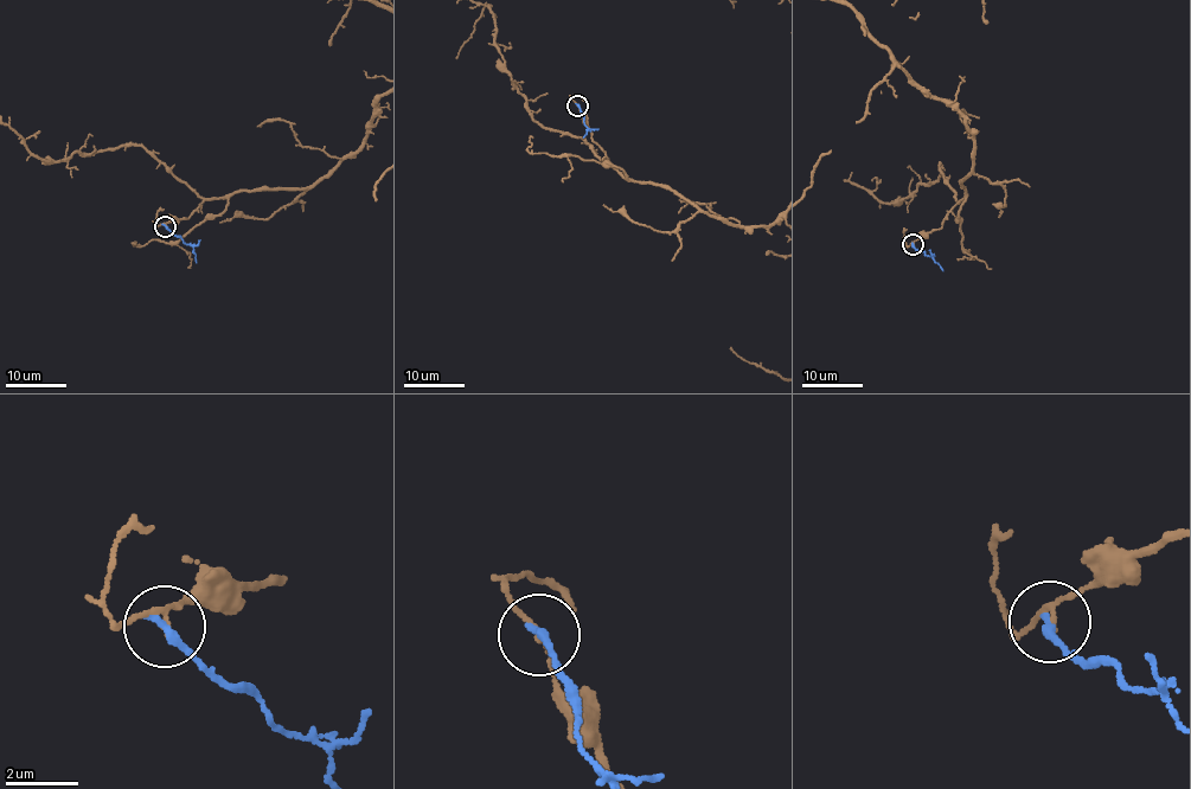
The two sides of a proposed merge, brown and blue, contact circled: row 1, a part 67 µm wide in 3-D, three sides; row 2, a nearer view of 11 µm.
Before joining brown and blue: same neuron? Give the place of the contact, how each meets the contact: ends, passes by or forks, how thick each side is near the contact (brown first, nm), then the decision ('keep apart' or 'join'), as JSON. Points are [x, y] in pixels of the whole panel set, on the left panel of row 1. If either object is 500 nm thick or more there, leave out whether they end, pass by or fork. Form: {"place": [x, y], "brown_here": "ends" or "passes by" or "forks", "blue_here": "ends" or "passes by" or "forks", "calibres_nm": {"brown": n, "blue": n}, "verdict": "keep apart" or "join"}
{"place": [165, 226], "brown_here": "passes by", "blue_here": "ends", "calibres_nm": {"brown": 120, "blue": 260}, "verdict": "keep apart"}

